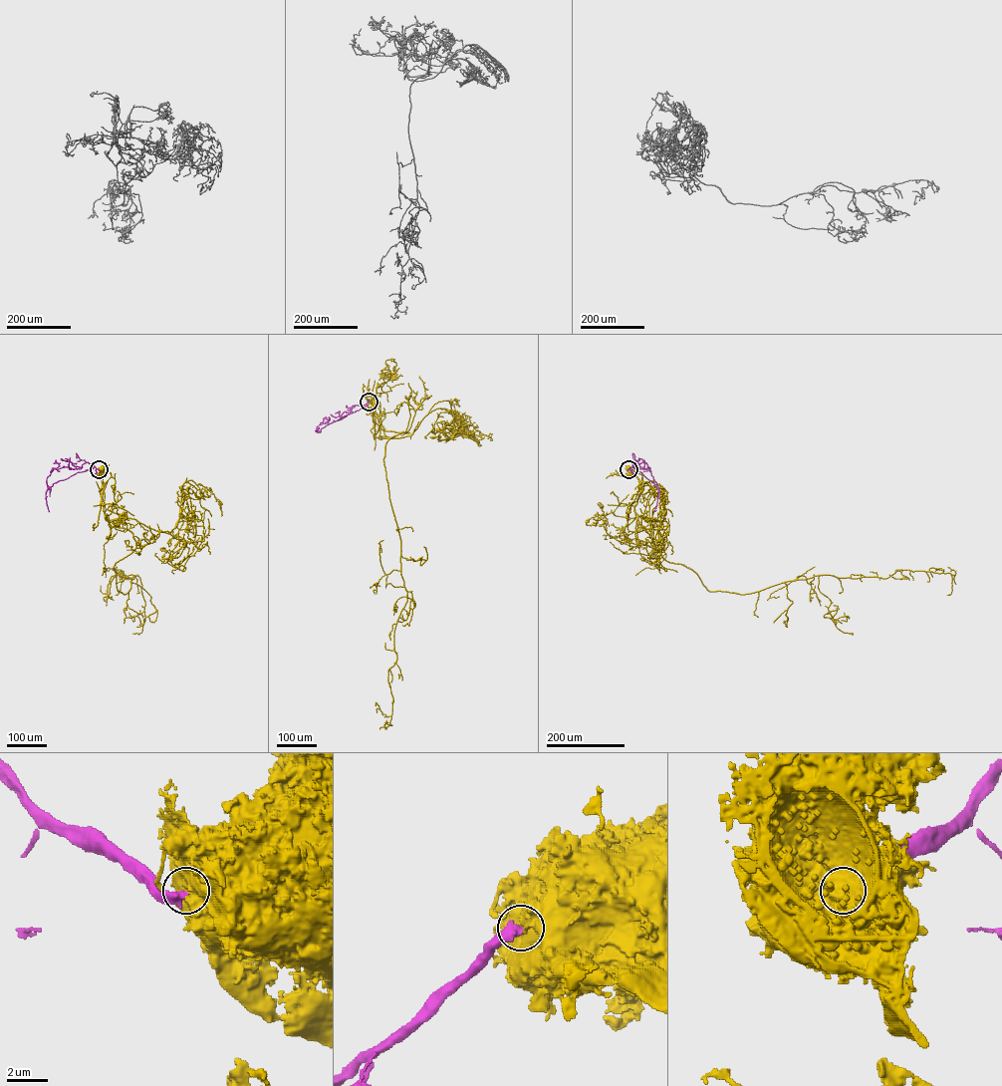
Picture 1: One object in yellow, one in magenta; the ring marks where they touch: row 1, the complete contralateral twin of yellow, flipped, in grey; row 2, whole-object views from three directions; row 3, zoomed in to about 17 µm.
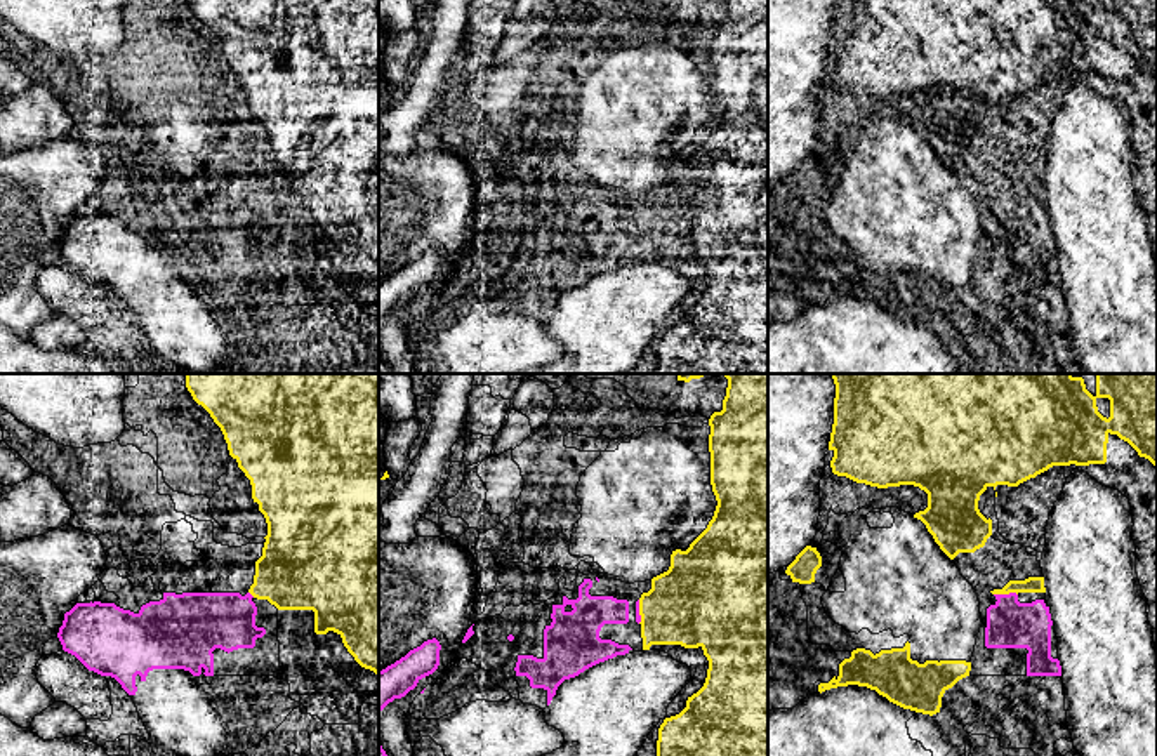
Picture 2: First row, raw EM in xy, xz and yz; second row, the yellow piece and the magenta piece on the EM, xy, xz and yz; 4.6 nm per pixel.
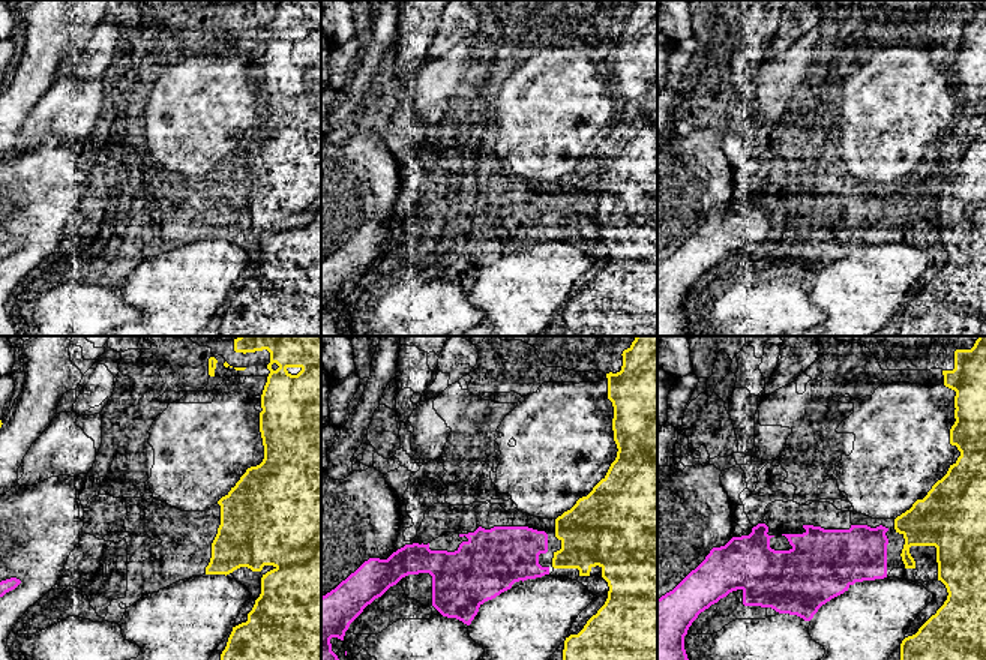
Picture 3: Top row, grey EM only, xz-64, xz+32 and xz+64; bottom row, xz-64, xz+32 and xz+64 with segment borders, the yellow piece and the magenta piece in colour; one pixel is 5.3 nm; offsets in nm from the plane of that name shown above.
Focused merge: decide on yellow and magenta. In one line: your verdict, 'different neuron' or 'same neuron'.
different neuron

